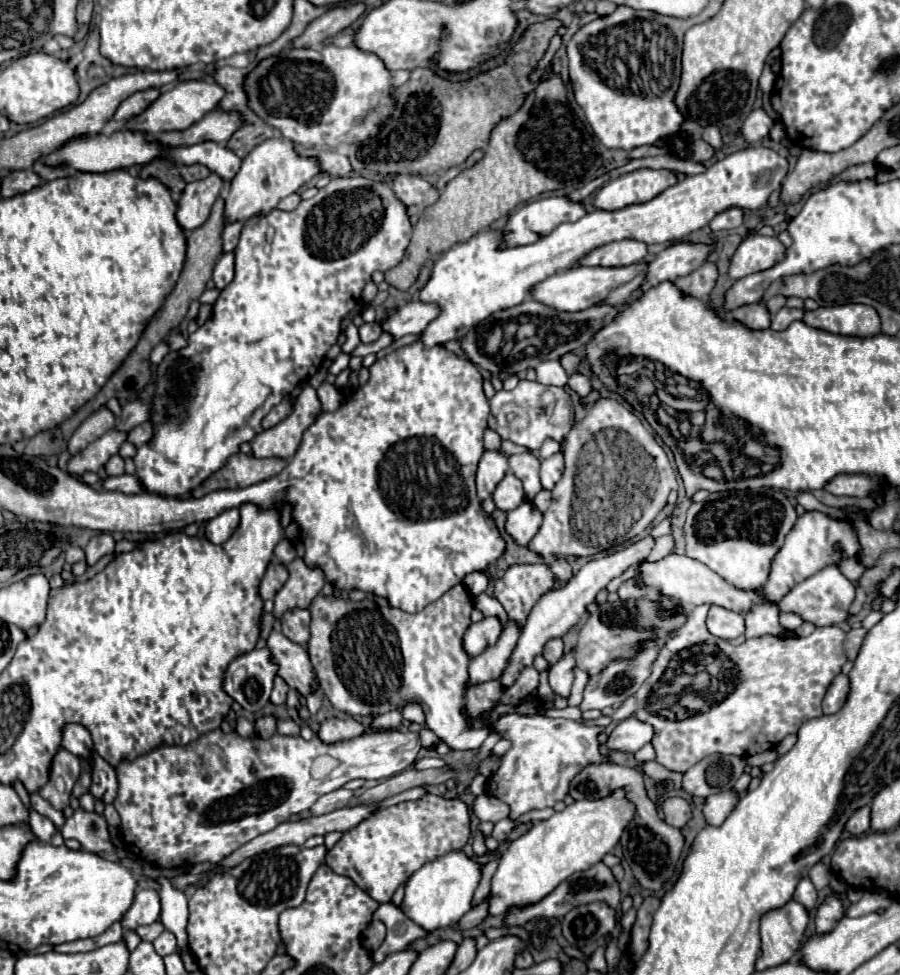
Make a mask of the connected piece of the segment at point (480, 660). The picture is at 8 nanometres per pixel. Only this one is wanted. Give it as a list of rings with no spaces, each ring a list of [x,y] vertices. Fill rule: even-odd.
[[[507,620],[497,644],[485,648],[485,652],[481,652],[479,656],[473,658],[473,662],[469,666],[469,676],[471,676],[469,684],[471,686],[481,684],[485,680],[493,680],[503,672],[515,644],[519,640],[519,634],[521,634],[519,624],[515,620]]]

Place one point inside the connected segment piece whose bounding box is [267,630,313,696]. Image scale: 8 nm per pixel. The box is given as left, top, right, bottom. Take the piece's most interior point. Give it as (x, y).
(295, 668)

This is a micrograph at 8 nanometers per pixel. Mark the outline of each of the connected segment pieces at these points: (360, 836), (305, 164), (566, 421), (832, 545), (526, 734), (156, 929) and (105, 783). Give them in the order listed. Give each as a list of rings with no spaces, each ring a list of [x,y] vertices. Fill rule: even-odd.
[[[425,794],[419,800],[383,808],[347,830],[327,852],[325,862],[333,872],[351,878],[377,902],[389,902],[397,886],[421,868],[421,864],[427,864],[445,852],[461,850],[469,836],[469,806],[465,802]]]
[[[269,138],[257,144],[241,164],[241,170],[231,182],[231,192],[225,200],[225,218],[233,220],[249,220],[255,214],[271,212],[277,202],[289,194],[293,194],[299,186],[309,182],[319,172],[319,160],[313,156],[301,156],[295,150],[295,144],[285,138]]]
[[[519,380],[519,384],[513,390],[509,392],[499,390],[489,402],[491,402],[489,428],[495,430],[501,438],[525,446],[529,450],[539,450],[547,438],[563,442],[575,424],[573,422],[575,406],[571,402],[571,394],[567,388]]]
[[[805,512],[797,518],[797,524],[789,530],[789,534],[785,536],[783,546],[777,550],[777,556],[773,556],[771,560],[771,572],[769,578],[765,582],[765,586],[761,588],[761,594],[767,602],[771,604],[779,604],[779,600],[801,580],[813,576],[815,572],[819,572],[825,566],[831,564],[839,564],[841,558],[855,558],[859,556],[861,544],[857,538],[857,530],[853,526],[851,520],[835,520],[827,514],[821,512]]]
[[[505,714],[497,720],[493,732],[503,734],[503,738],[511,740],[513,746],[505,754],[505,758],[501,758],[499,770],[489,778],[487,790],[491,796],[497,796],[501,802],[509,806],[511,820],[517,820],[521,814],[535,808],[555,806],[555,802],[567,796],[569,782],[575,778],[577,772],[581,772],[591,762],[607,762],[607,758],[599,754],[597,740],[603,728],[595,724],[547,716]],[[519,768],[525,768],[525,774]]]
[[[153,922],[153,924],[149,924],[149,926],[141,926],[141,928],[137,928],[135,932],[141,936],[141,940],[153,942],[153,940],[163,932],[163,930],[165,930],[165,928],[163,928],[161,922]]]
[[[95,750],[91,752],[93,758],[93,784],[91,784],[91,794],[97,800],[103,800],[105,804],[111,804],[117,796],[117,776],[115,768],[107,764]]]

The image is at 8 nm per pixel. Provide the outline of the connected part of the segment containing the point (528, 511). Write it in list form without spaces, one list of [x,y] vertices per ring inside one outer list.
[[[525,500],[521,506],[509,512],[505,528],[515,538],[517,544],[527,546],[529,540],[537,534],[541,520],[543,520],[543,514],[537,512],[537,506],[531,500]]]

